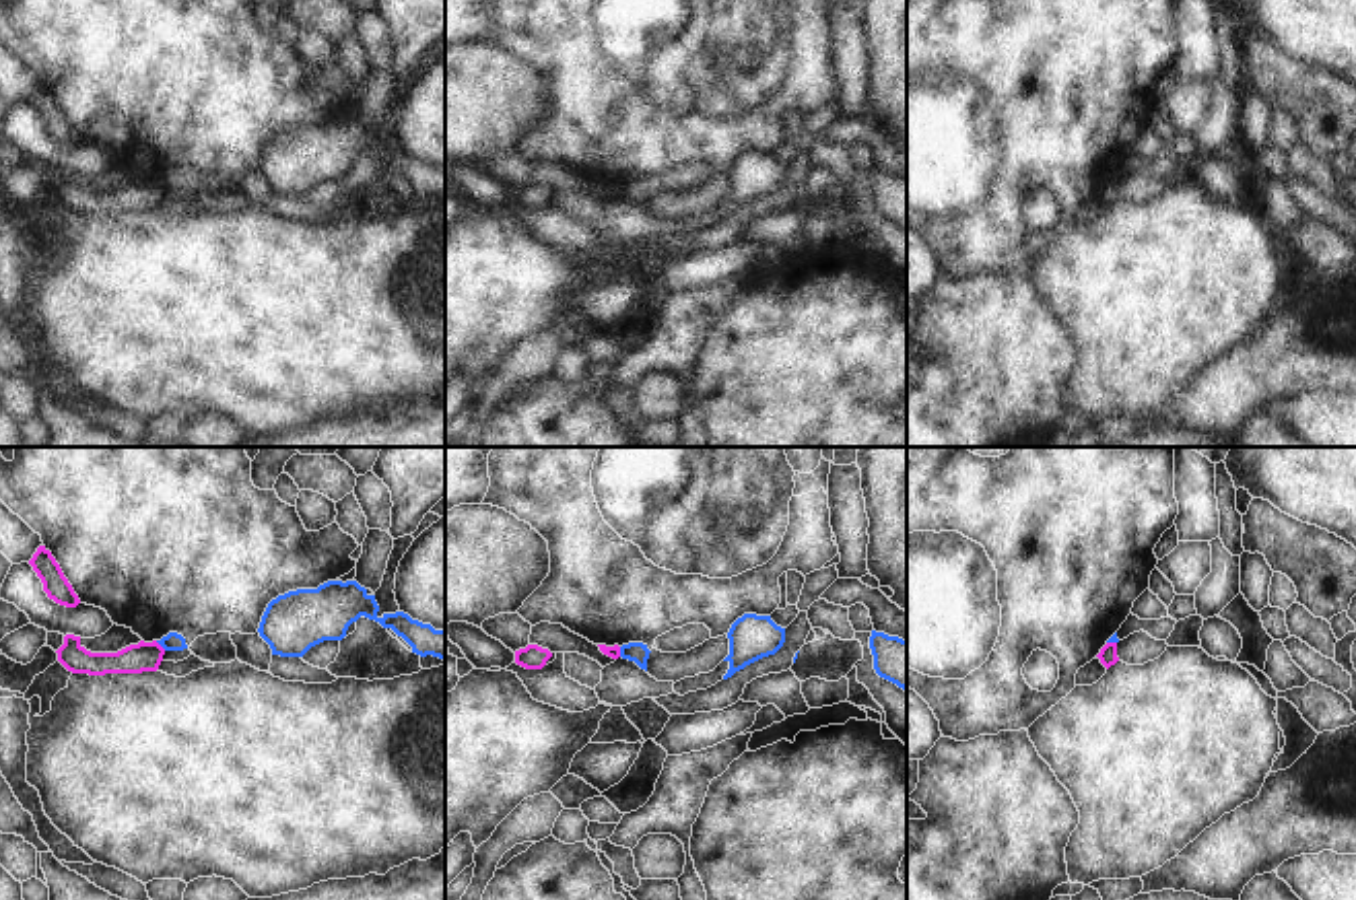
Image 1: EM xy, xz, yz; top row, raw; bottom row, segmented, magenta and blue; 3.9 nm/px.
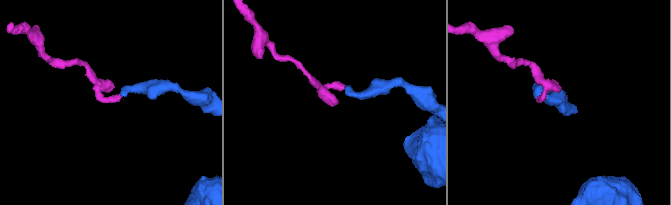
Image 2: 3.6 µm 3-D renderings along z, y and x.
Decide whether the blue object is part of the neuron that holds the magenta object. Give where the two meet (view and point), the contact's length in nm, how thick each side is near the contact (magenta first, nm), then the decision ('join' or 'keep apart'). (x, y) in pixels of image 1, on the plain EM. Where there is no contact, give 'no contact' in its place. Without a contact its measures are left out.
xy (159, 184) | 60 nm | 110/70 nm | keep apart

